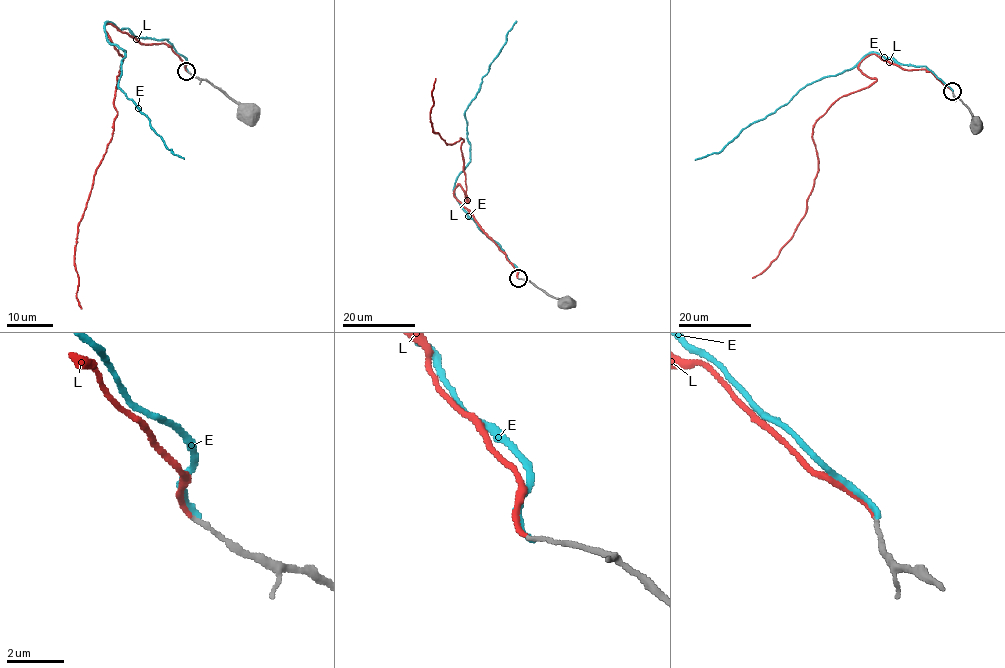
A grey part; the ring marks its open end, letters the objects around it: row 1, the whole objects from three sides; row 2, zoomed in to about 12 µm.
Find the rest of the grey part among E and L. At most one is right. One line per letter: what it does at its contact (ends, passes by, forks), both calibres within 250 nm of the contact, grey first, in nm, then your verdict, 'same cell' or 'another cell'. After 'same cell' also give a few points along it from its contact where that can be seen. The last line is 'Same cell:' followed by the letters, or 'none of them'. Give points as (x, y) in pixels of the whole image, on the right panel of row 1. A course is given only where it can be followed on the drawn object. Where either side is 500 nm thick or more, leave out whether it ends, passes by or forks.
E: it ends | 150/190 nm | another cell
L: it ends | 140/140 nm | same cell | via (952, 91), (868, 55), (858, 68), (875, 80), (814, 124), (805, 214), (752, 277)
Same cell: L

